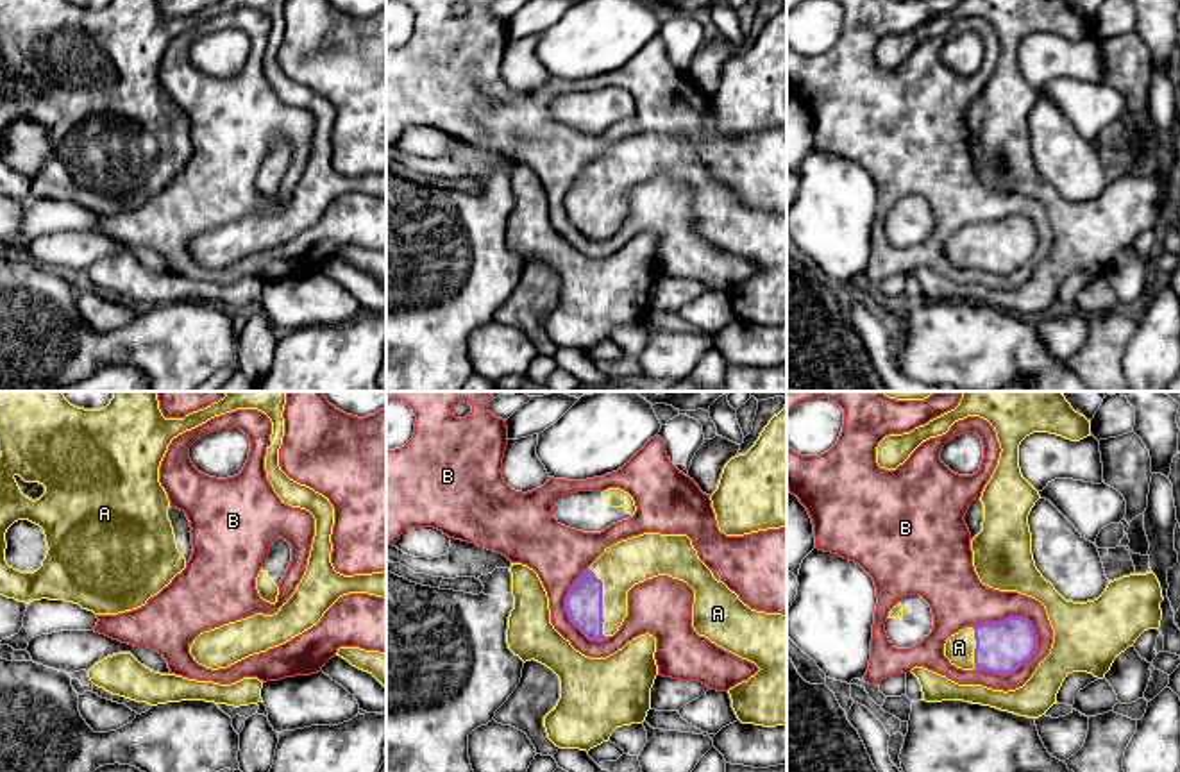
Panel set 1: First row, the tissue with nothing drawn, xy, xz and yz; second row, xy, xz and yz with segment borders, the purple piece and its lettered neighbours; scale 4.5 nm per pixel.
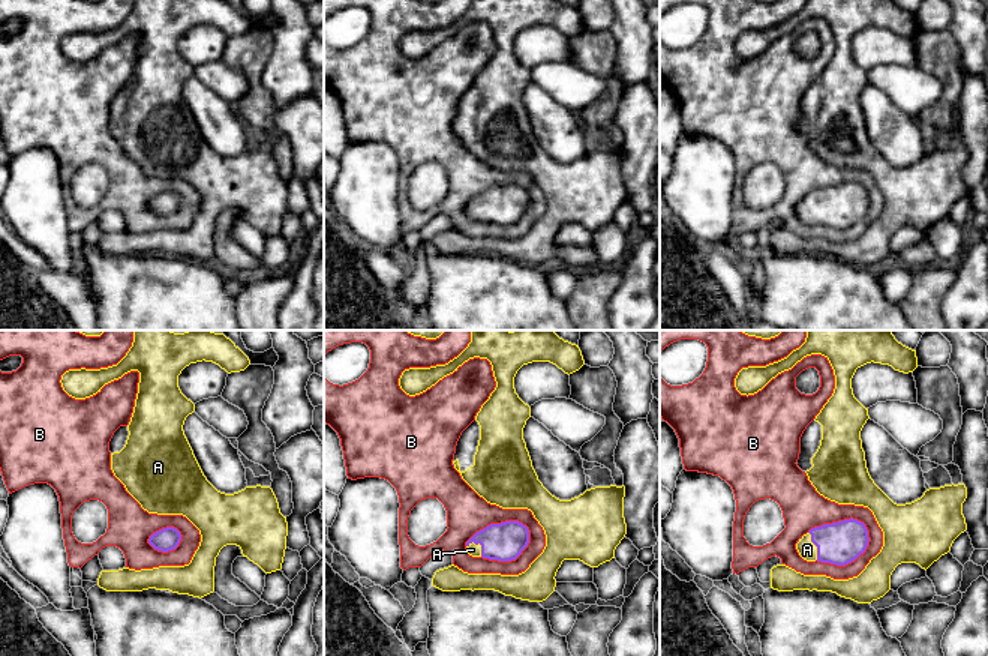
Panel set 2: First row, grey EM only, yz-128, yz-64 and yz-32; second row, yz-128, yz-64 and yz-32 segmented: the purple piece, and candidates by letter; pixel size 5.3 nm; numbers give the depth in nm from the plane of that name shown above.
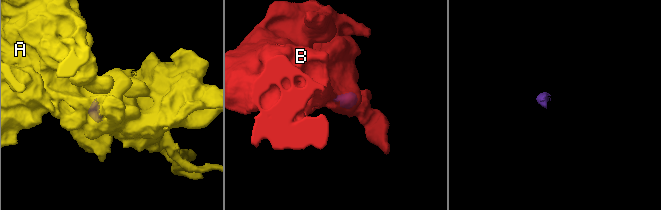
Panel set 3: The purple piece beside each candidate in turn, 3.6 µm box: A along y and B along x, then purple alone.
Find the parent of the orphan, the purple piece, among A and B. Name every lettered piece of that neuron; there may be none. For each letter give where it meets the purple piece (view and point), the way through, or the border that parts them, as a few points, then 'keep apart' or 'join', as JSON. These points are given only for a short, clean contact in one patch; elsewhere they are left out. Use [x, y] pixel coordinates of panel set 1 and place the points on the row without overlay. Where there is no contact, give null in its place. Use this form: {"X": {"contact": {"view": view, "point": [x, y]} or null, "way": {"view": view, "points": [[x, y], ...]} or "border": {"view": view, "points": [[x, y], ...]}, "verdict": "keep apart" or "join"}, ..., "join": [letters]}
{"A": {"contact": {"view": "xz", "point": [601, 202]}, "way": {"view": "xz", "points": [[583, 202], [601, 202], [601, 188], [623, 165]]}, "verdict": "join"}, "B": {"contact": {"view": "yz", "point": [1011, 217]}, "verdict": "keep apart"}, "join": ["A"]}

